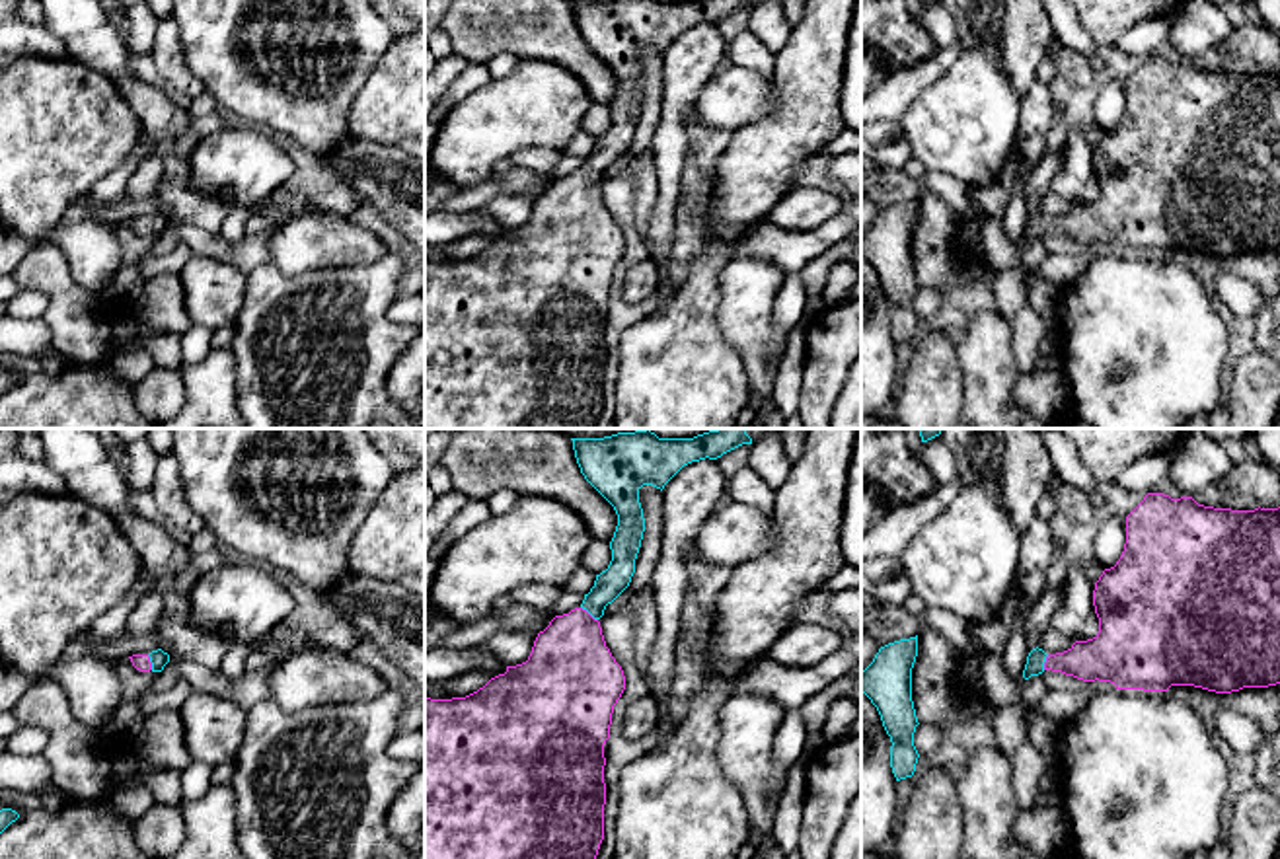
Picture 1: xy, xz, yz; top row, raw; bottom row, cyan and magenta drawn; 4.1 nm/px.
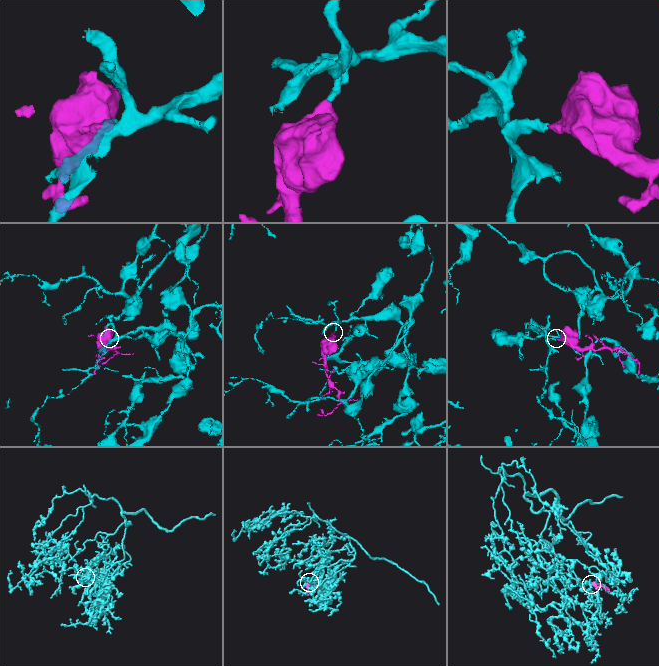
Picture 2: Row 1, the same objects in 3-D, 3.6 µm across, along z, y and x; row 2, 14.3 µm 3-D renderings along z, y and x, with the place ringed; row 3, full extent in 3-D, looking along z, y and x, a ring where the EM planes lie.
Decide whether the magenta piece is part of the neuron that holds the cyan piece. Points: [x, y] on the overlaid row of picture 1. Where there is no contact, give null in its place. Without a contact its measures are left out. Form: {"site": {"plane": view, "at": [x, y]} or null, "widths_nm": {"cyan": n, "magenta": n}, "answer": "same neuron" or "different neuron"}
{"site": {"plane": "xz", "at": [589, 612]}, "widths_nm": {"cyan": 120, "magenta": 360}, "answer": "same neuron"}

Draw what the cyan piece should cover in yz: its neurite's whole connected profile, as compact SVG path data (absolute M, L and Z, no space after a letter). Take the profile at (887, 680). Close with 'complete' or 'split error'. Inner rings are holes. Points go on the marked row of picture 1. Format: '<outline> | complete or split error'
M918 635L879 649L861 672L861 691L877 707L890 736L890 767L896 781L912 777L918 764L914 732L918 723L912 701L912 668L918 656Z | complete

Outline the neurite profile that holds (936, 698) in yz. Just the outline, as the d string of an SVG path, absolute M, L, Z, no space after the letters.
M922 627L912 668L912 701L918 723L949 728L957 723L980 721L990 713L988 701L957 690L957 670L957 649L937 631Z

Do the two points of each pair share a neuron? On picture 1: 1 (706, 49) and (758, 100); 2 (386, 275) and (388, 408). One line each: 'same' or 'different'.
1: different
2: same

